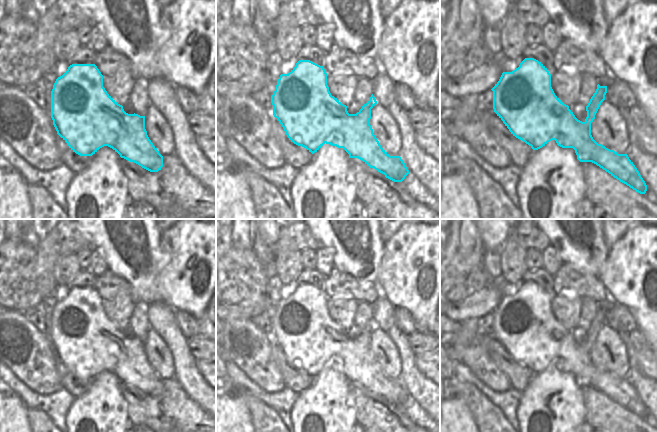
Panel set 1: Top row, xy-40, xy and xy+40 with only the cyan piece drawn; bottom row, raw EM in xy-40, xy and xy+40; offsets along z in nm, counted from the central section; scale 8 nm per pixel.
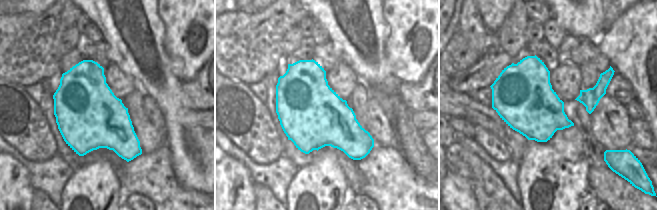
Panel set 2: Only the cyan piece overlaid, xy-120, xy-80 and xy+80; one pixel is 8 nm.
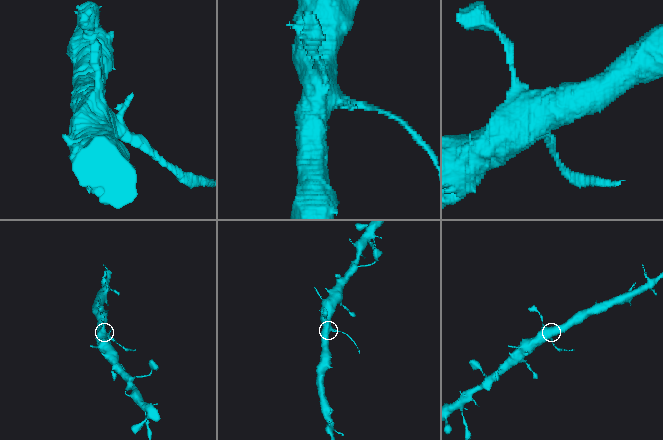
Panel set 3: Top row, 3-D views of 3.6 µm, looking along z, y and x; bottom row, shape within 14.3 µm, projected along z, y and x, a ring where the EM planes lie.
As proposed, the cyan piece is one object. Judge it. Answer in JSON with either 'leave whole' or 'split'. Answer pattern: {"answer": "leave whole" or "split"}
{"answer": "split"}

